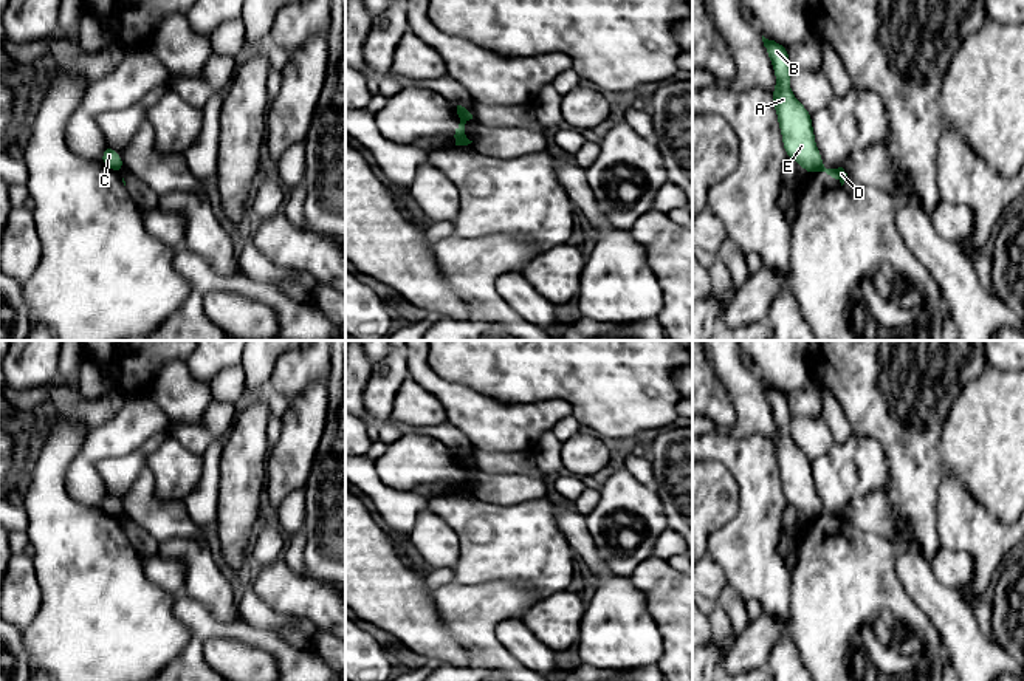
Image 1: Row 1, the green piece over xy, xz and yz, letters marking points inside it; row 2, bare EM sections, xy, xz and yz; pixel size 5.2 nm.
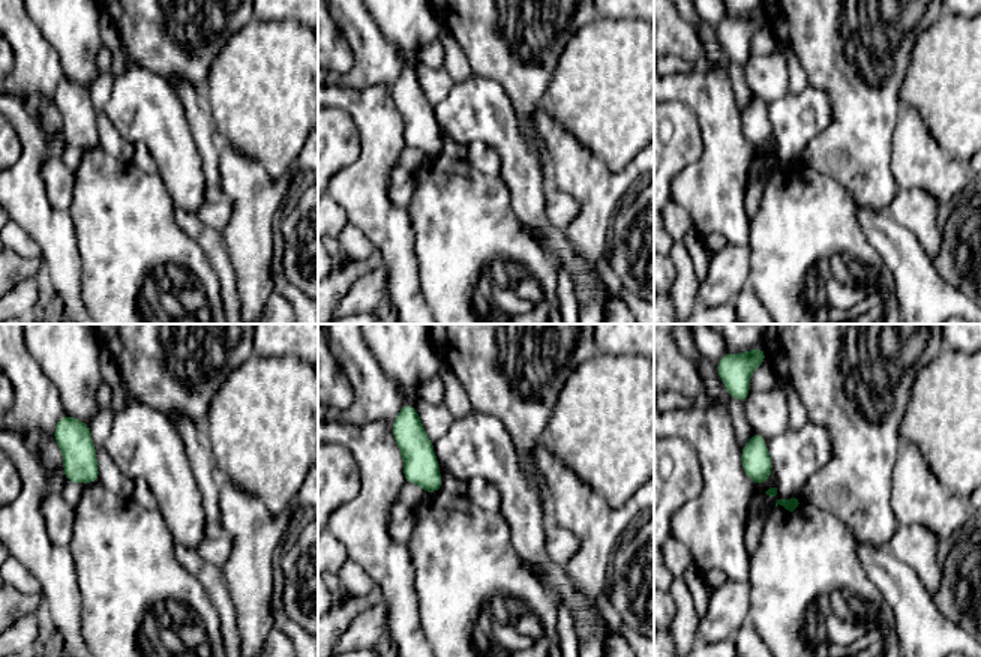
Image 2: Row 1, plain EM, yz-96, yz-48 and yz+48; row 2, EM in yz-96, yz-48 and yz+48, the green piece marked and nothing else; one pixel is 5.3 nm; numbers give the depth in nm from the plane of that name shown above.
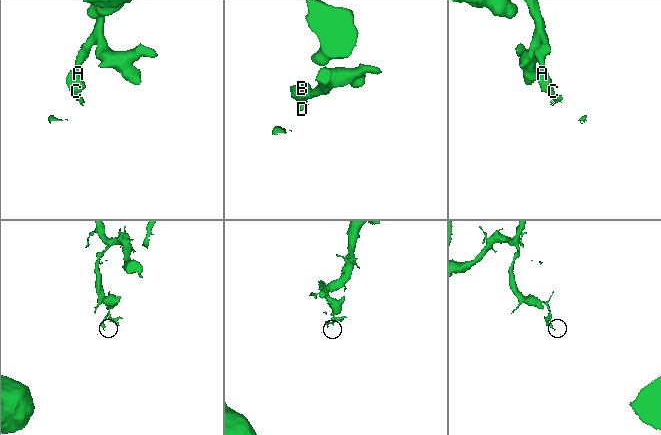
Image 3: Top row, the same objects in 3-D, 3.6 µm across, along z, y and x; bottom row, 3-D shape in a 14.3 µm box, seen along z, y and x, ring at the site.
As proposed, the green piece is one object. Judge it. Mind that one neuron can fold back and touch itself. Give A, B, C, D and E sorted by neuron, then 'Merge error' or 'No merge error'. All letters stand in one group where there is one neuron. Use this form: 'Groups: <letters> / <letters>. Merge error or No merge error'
Groups: A B C E / D. Merge error

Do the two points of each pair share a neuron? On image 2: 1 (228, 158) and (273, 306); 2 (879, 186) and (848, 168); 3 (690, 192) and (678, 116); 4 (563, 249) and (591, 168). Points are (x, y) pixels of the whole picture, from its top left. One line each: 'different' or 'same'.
1: different
2: same
3: different
4: different

